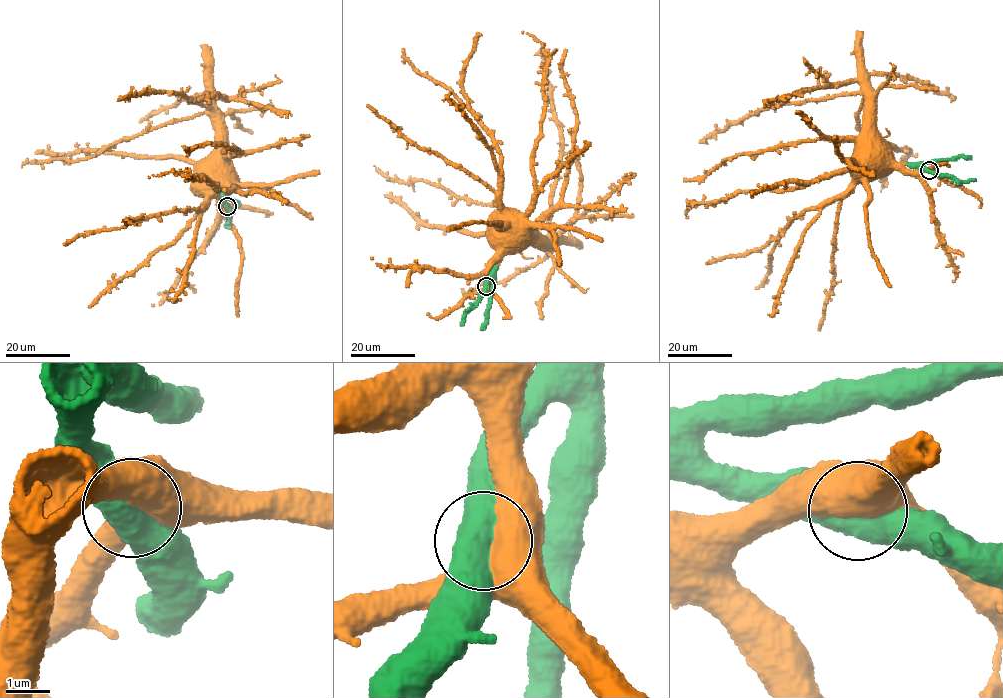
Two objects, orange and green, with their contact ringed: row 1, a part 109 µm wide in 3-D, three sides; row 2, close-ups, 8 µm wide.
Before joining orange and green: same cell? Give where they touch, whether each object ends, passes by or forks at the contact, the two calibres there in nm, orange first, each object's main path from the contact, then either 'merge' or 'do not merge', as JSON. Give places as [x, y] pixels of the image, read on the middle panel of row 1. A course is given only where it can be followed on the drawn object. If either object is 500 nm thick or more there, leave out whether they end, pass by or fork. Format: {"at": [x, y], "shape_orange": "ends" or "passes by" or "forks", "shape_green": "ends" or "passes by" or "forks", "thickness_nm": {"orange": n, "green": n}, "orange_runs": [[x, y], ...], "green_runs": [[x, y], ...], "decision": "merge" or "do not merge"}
{"at": [486, 286], "thickness_nm": {"orange": 750, "green": 600}, "orange_runs": [[486, 286], [489, 264], [508, 252], [521, 236]], "green_runs": [[486, 286], [487, 279], [493, 276], [486, 324], [480, 330]], "decision": "merge"}

